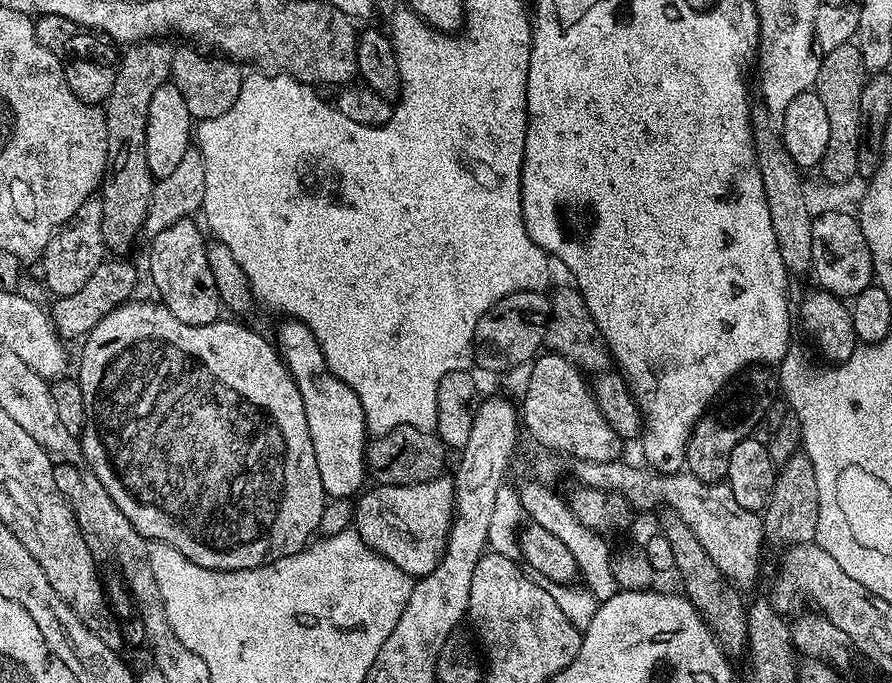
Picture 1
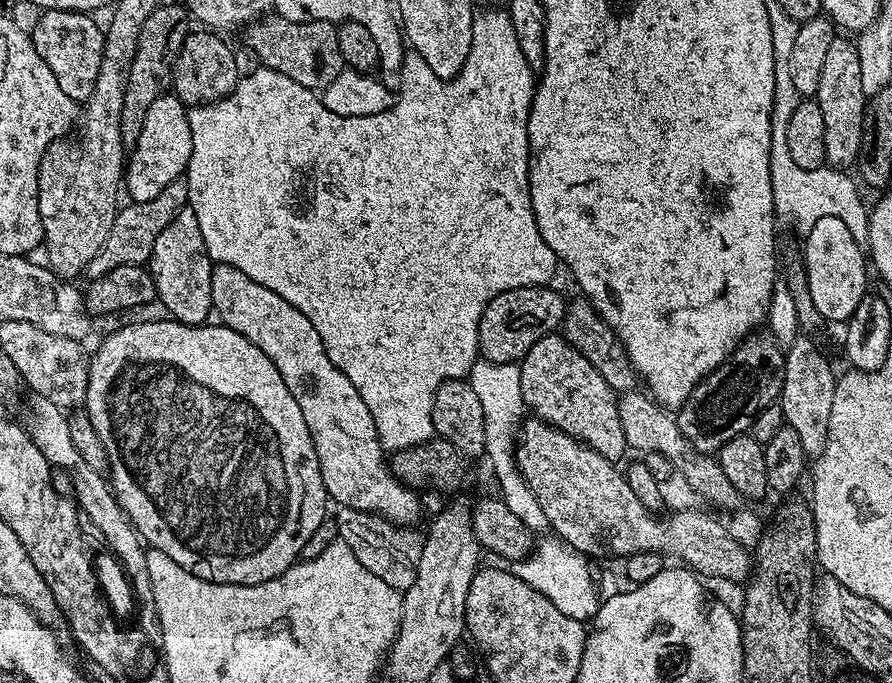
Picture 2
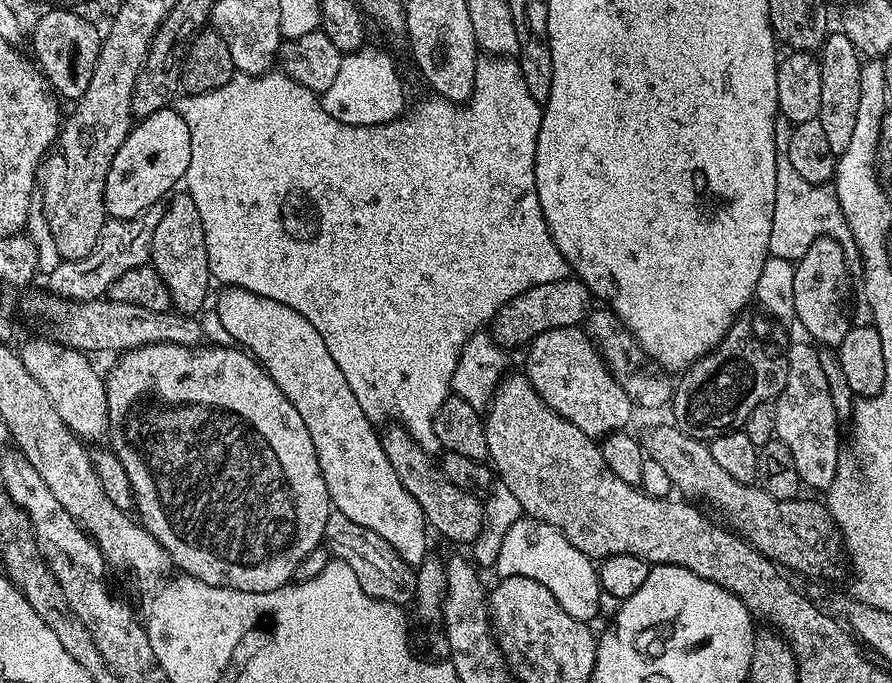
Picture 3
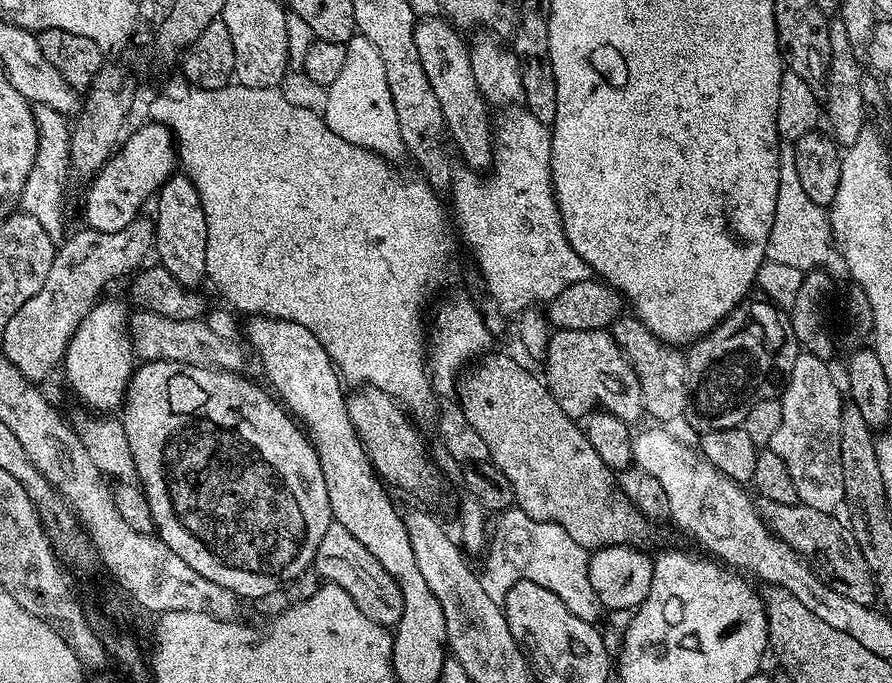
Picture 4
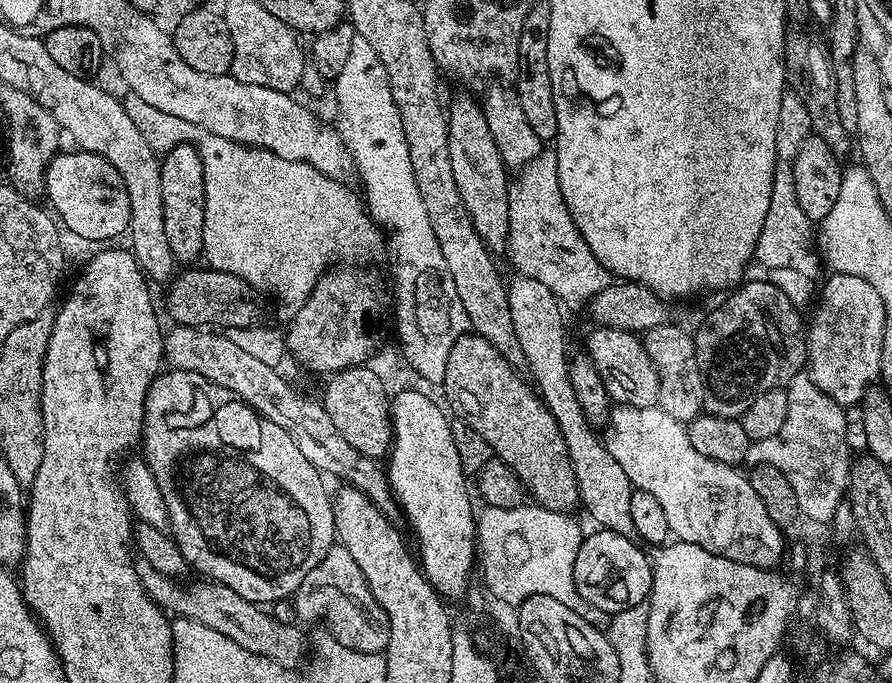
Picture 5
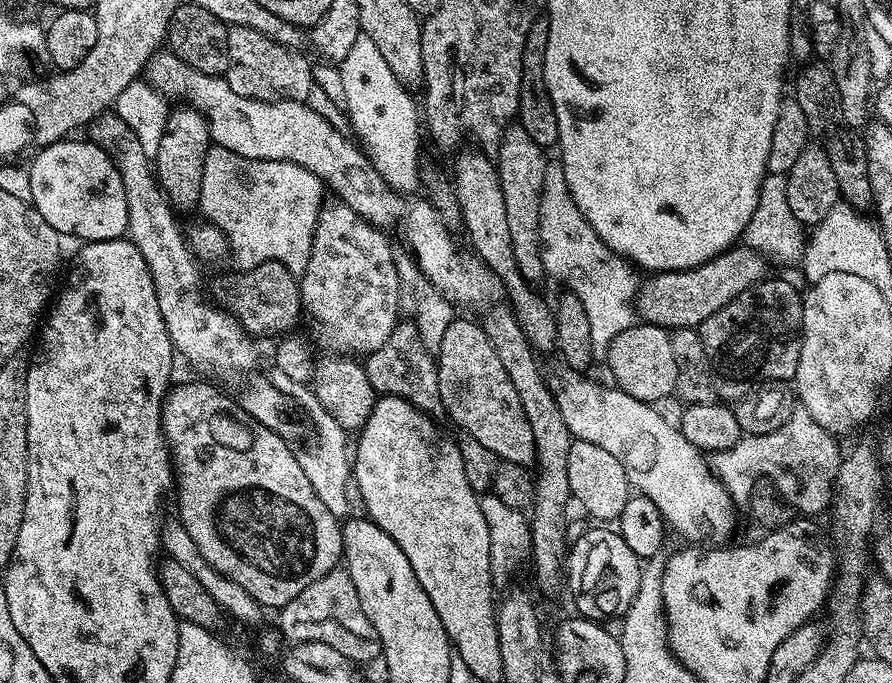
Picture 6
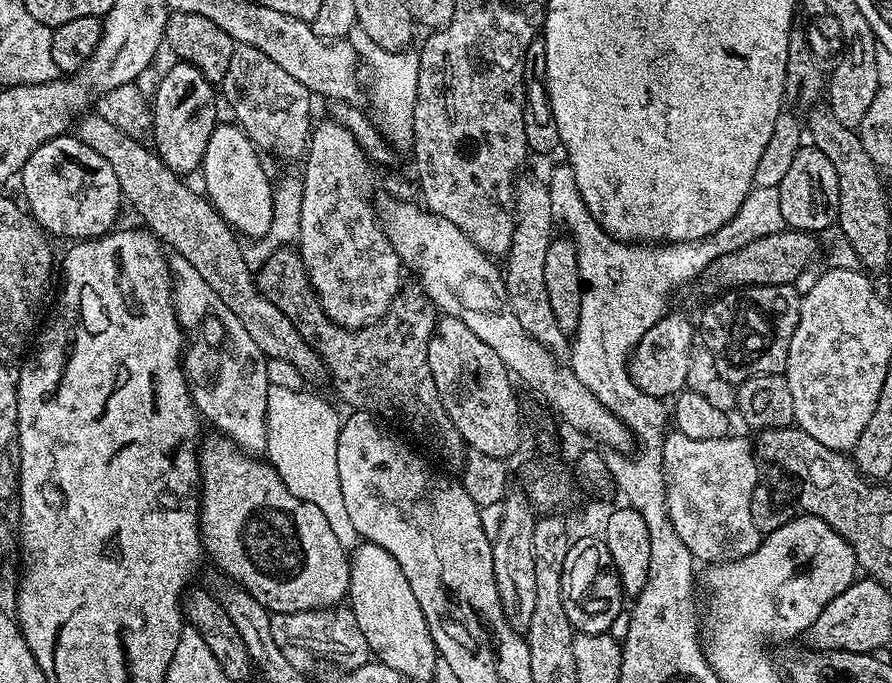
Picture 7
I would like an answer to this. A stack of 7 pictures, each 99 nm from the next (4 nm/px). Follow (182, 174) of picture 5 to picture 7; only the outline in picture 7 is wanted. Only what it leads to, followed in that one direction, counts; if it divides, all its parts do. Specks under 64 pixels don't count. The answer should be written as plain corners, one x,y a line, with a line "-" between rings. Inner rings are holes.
176,62
160,79
151,97
152,130
151,139
156,139
154,151
167,168
177,174
192,172
204,163
206,146
210,134
216,129
216,92
212,81
207,80
194,66

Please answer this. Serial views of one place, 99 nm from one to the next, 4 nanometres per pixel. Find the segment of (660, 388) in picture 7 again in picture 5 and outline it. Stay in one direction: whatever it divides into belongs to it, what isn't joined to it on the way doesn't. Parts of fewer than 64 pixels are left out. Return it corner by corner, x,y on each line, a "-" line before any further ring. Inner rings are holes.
596,326
591,330
593,332
588,336
586,353
597,367
611,399
617,405
629,408
657,407
660,402
658,370
654,370
654,362
650,362
650,354
646,354
643,339
635,332
617,328

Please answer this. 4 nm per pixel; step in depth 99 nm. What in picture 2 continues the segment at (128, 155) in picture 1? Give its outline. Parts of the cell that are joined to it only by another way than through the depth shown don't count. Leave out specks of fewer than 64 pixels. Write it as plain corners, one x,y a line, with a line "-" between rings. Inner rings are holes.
161,3
160,7
152,11
150,18
146,18
142,34
138,34
138,50
130,66
122,98
122,138
125,145
135,144
138,134
142,134
142,126
146,123
146,110
150,110
154,98
165,95
171,89
172,67
176,64
182,42
190,31
189,9
183,3
180,4

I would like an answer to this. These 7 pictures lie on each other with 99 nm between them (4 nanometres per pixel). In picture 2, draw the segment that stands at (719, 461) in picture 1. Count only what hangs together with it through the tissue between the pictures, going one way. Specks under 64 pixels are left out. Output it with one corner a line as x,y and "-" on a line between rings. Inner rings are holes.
757,330
751,336
745,336
727,360
722,361
712,373
700,380
698,386
694,386
694,390
675,413
682,434
692,443
694,450
705,454
719,453
721,446
730,442
730,438
745,435
751,429
754,418
762,409
779,401
784,385
784,354
785,351
779,348
770,331

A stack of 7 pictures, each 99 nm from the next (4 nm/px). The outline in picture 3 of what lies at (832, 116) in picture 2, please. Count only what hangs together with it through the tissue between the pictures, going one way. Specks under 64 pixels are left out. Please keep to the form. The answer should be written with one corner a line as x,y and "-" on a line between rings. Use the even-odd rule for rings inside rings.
843,30
829,31
824,45
818,50
820,73
822,74
822,106
819,122
826,134
830,150
837,158
850,146
850,137
854,135
854,125
858,123
858,98
860,97
860,52
846,38

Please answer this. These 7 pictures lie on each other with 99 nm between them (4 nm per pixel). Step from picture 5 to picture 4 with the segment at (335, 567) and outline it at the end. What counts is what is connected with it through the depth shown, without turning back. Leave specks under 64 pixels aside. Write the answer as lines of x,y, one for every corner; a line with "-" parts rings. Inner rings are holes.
333,521
326,528
322,541
318,544
313,569
321,579
346,589
367,617
387,628
394,628
399,624
404,609
401,588
394,577
376,561
374,554
370,554
370,550
367,550
358,538
354,538
341,523

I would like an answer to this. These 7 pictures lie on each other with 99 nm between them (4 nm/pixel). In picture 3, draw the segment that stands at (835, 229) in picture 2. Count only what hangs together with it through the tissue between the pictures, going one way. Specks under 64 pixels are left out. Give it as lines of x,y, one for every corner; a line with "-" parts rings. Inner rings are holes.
821,236
795,265
794,308
797,323
802,324
809,339
823,347
838,348
850,329
845,312
850,292
850,274
844,248
838,241
830,236

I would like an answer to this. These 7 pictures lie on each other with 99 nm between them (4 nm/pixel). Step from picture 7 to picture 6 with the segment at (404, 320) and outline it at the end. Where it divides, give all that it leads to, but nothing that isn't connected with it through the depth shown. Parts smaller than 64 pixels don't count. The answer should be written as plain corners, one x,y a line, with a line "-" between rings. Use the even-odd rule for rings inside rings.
267,260
257,268
240,270
237,276
224,276
210,288
210,296
219,307
232,315
253,338
284,332
302,320
300,286
297,277
282,262
-
397,323
386,343
377,352
368,353
362,367
370,378
370,386
380,396
397,396
425,414
441,411
436,357
423,345
413,323

